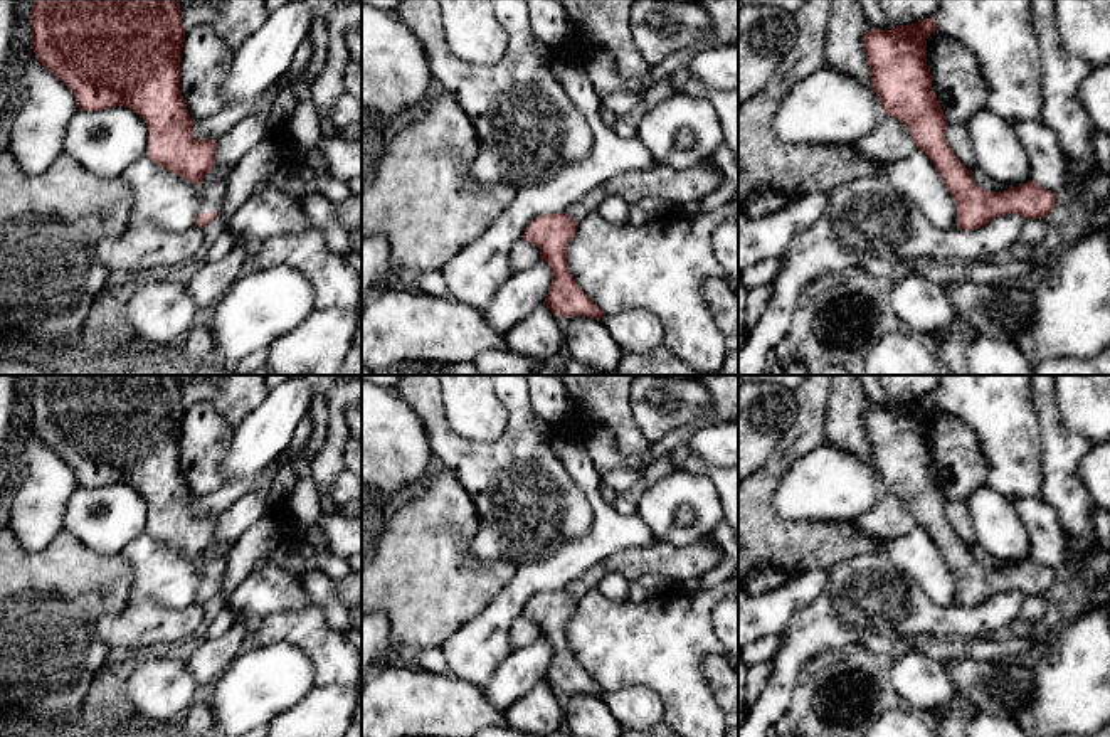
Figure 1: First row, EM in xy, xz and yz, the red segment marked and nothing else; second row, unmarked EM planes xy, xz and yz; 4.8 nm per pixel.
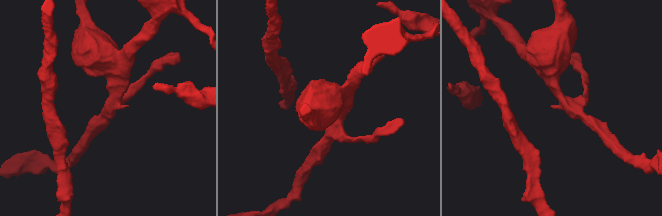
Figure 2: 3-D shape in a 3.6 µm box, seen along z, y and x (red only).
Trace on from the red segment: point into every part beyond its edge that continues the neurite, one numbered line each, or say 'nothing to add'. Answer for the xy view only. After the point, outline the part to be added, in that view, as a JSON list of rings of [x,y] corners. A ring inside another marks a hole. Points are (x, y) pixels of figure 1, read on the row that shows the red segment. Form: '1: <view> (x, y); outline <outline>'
1: xy (212, 189); outline [[[215,167],[204,177],[200,183],[200,214],[220,212],[227,190],[227,175]]]

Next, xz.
1: xz (676, 187); outline [[[700,163],[684,170],[658,165],[648,172],[627,172],[592,188],[577,204],[568,207],[568,215],[580,220],[595,212],[607,197],[621,197],[627,204],[656,197],[666,202],[668,210],[679,210],[683,205],[701,200],[723,182],[723,175],[715,163]]]

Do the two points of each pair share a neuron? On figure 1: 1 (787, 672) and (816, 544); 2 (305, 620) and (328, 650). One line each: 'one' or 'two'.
1: two
2: one

